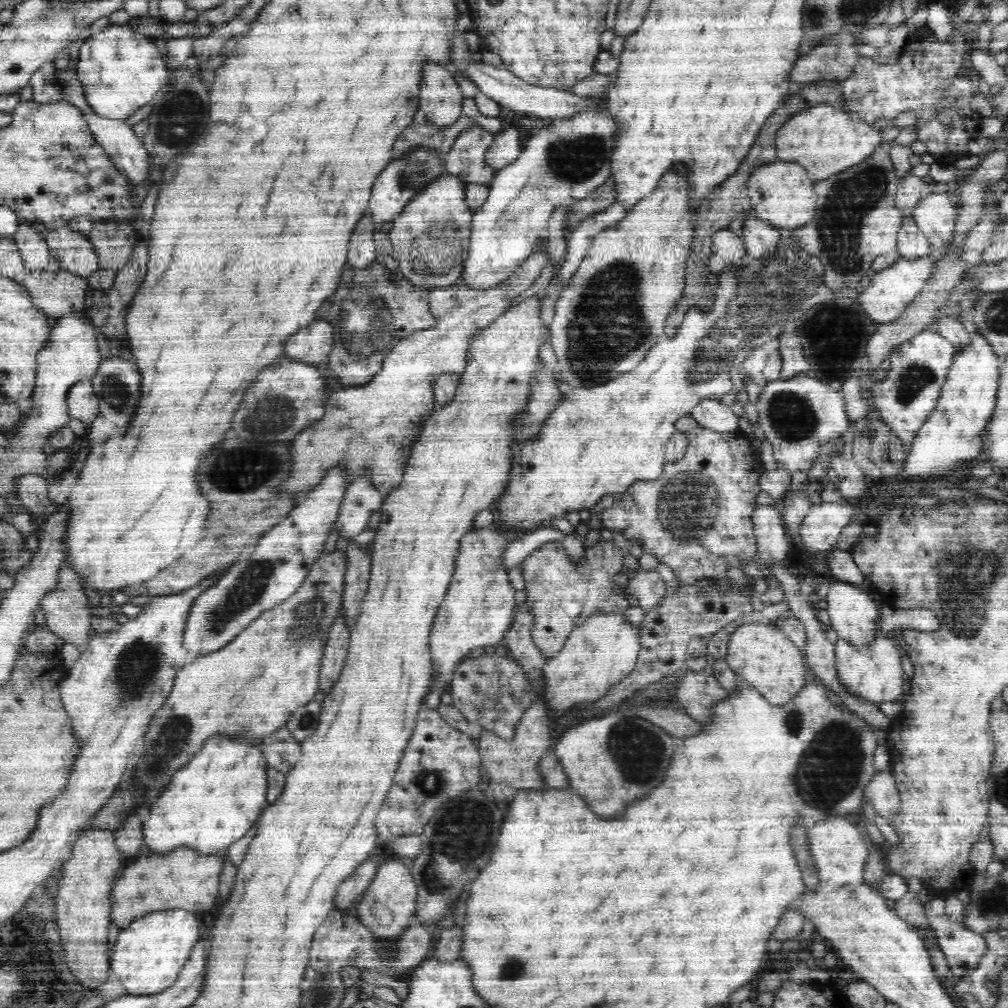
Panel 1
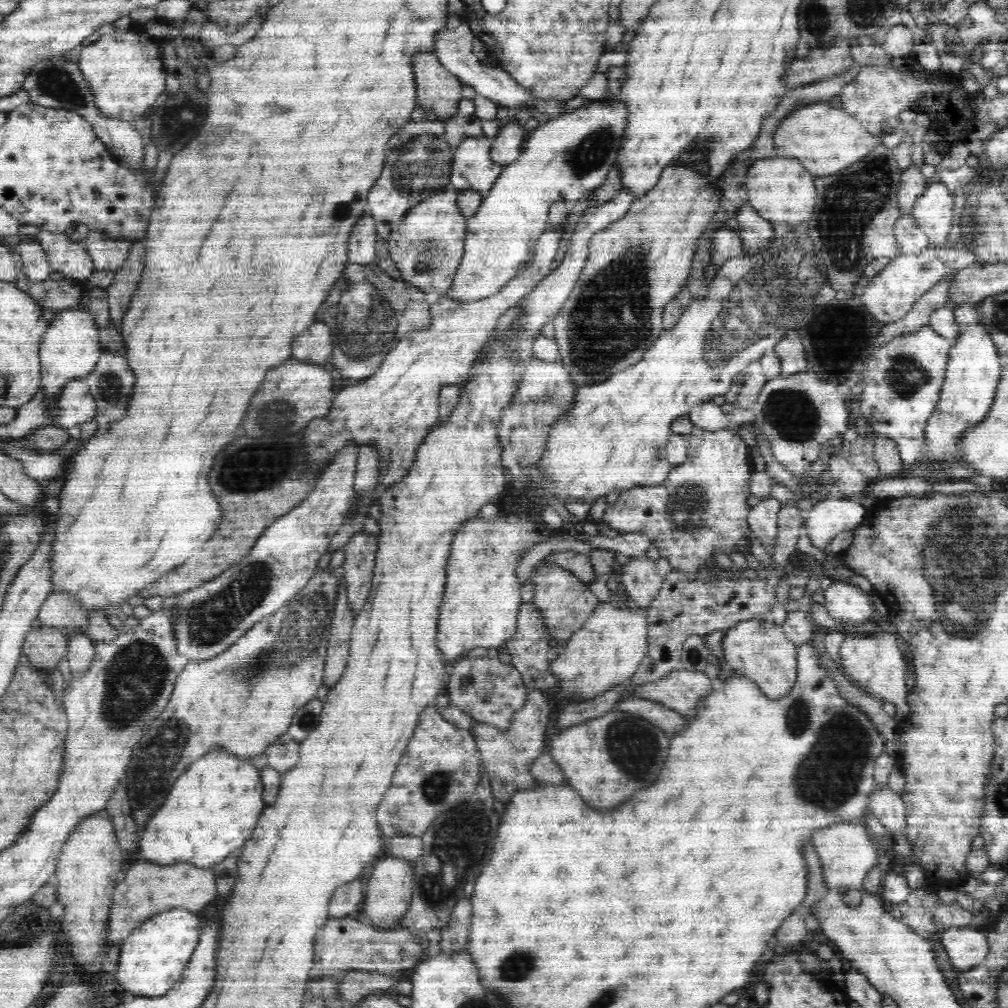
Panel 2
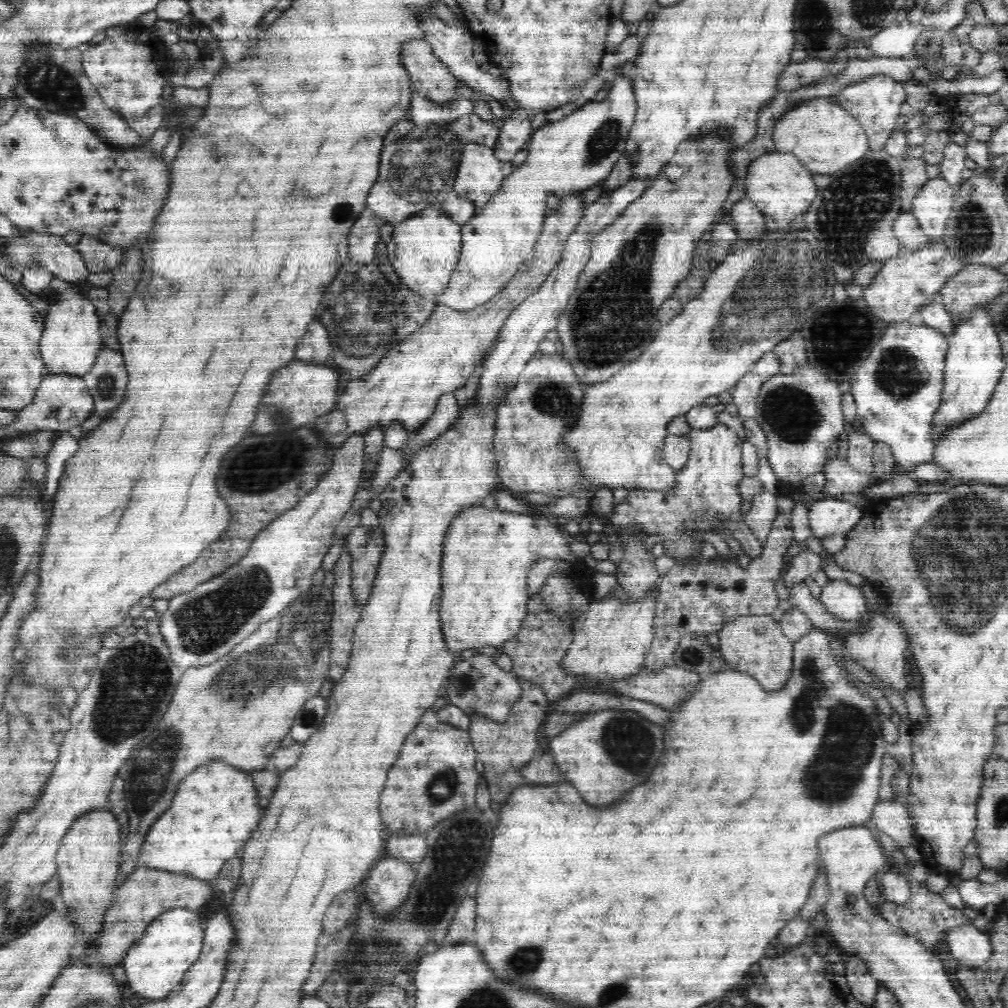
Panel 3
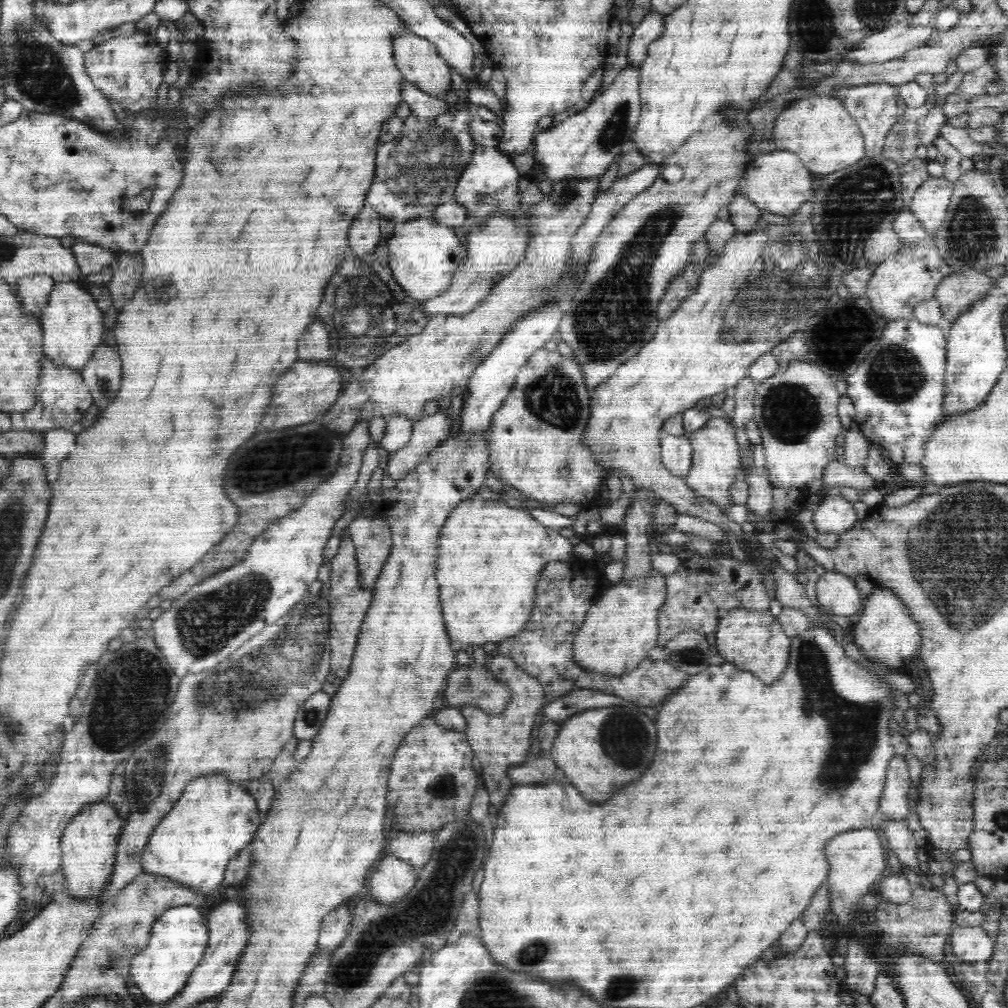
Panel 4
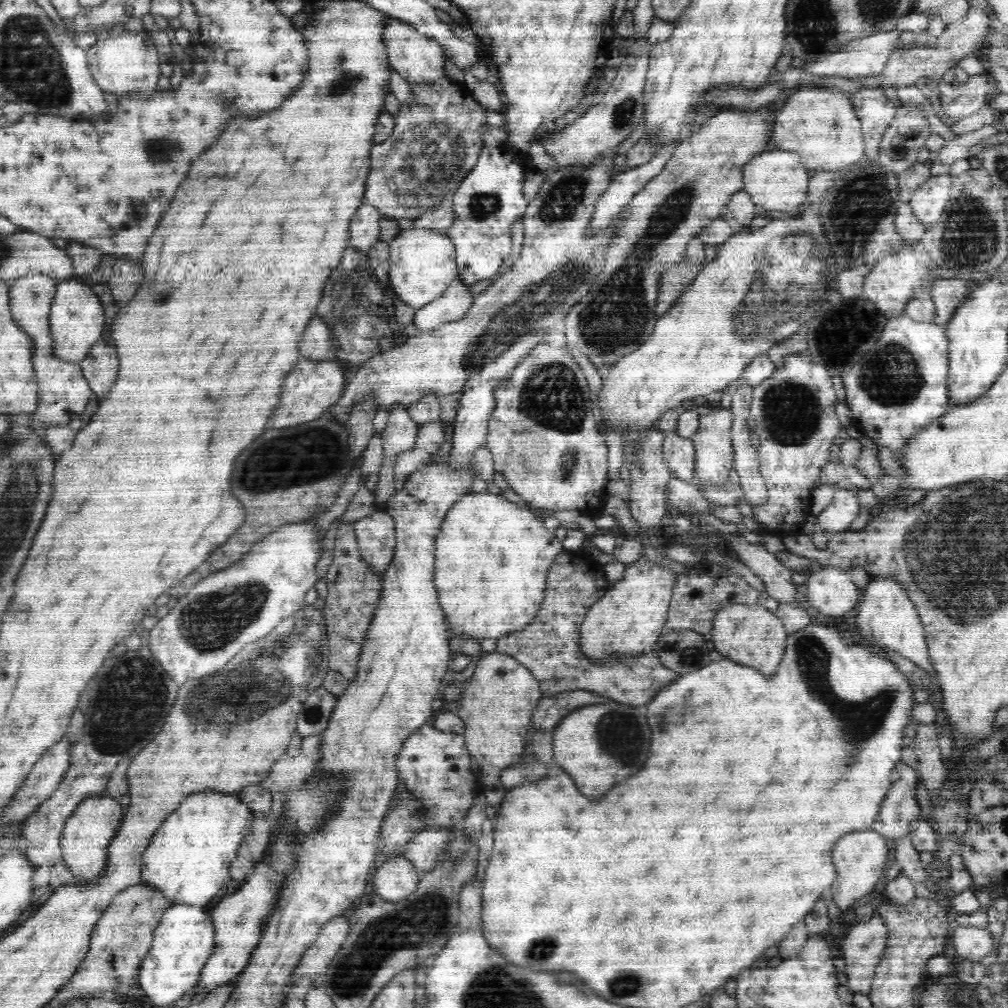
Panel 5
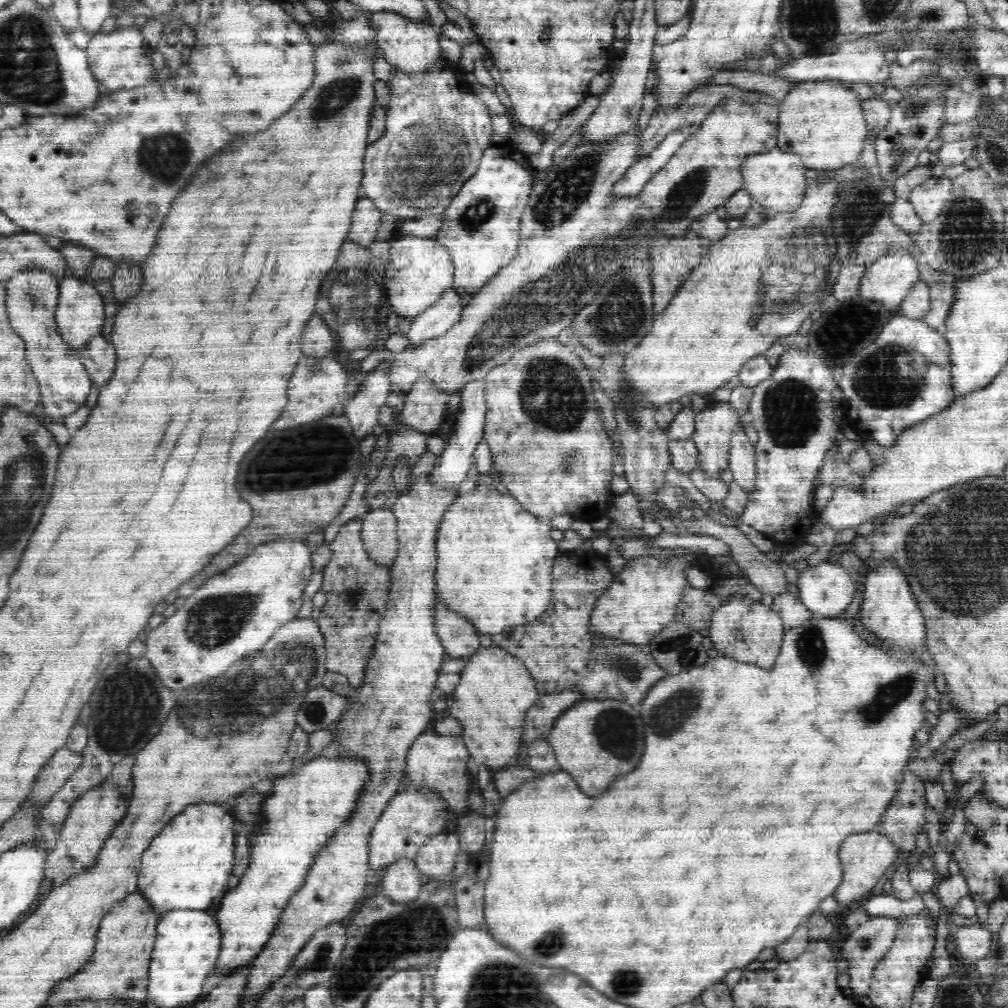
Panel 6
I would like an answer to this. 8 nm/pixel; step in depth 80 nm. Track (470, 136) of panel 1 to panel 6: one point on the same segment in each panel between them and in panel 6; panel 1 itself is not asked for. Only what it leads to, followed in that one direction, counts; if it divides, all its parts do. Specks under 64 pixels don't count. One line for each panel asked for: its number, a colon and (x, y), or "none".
2: (472, 168)
3: (479, 176)
4: (489, 183)
5: (490, 199)
6: (481, 230)

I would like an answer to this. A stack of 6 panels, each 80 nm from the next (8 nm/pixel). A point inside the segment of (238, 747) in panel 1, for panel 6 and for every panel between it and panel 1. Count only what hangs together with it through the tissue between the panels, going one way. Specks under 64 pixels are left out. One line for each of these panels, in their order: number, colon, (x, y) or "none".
2: (212, 810)
3: (216, 809)
4: (213, 820)
5: (189, 858)
6: (188, 865)

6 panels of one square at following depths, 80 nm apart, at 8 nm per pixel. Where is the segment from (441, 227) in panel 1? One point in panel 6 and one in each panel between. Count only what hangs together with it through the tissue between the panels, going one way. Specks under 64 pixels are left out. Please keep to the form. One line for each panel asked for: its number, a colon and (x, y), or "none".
2: (427, 244)
3: (424, 250)
4: (423, 257)
5: (424, 263)
6: (425, 269)

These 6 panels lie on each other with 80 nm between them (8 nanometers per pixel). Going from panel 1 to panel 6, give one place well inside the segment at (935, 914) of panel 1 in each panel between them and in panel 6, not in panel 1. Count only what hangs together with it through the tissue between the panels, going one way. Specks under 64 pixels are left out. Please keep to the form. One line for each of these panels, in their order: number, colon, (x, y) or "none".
2: (966, 947)
3: (970, 946)
4: (971, 944)
5: (972, 943)
6: (972, 941)

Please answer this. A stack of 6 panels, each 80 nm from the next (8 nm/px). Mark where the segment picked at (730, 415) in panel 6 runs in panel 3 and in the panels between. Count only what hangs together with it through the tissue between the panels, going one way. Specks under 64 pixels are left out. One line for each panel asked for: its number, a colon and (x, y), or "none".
3: (705, 493)
4: (716, 460)
5: (714, 455)

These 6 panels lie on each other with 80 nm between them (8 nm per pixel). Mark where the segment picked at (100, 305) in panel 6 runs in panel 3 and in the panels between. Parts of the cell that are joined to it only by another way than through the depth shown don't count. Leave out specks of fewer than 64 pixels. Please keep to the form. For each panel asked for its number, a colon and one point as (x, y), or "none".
3: (71, 341)
4: (72, 323)
5: (76, 320)

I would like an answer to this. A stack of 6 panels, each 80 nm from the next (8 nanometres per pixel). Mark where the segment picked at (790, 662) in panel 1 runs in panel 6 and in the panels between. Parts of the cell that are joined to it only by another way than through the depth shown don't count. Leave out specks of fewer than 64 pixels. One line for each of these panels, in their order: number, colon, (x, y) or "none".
2: (756, 649)
3: (755, 645)
4: (754, 641)
5: (751, 636)
6: (747, 631)

